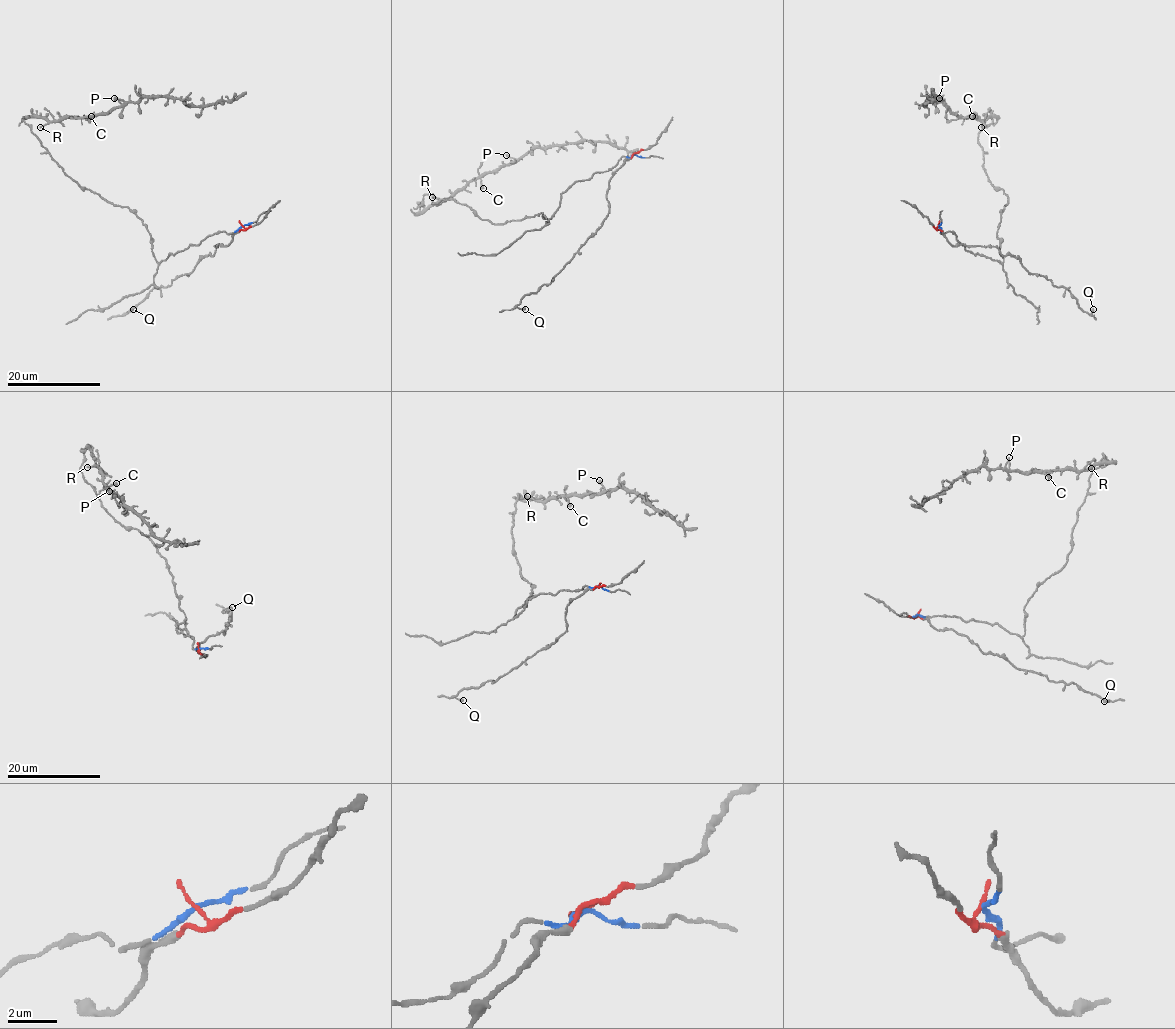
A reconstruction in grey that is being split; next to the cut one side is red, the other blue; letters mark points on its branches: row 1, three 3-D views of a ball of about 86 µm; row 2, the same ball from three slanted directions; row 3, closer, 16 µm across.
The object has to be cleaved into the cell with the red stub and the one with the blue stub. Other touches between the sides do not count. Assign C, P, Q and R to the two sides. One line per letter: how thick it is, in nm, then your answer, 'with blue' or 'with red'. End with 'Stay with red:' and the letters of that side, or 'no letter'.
C: 380 nm | with blue
P: 340 nm | with blue
Q: 360 nm | with red
R: 190 nm | with blue
Stay with red: Q

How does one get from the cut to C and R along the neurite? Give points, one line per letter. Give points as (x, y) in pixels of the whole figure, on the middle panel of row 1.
C: (635, 154), (575, 181), (548, 220), (543, 213), (494, 224), (432, 194), (414, 213), (473, 180), (483, 188)
R: (635, 154), (575, 181), (548, 220), (543, 213), (494, 224), (432, 194), (414, 213), (440, 200), (432, 196)

